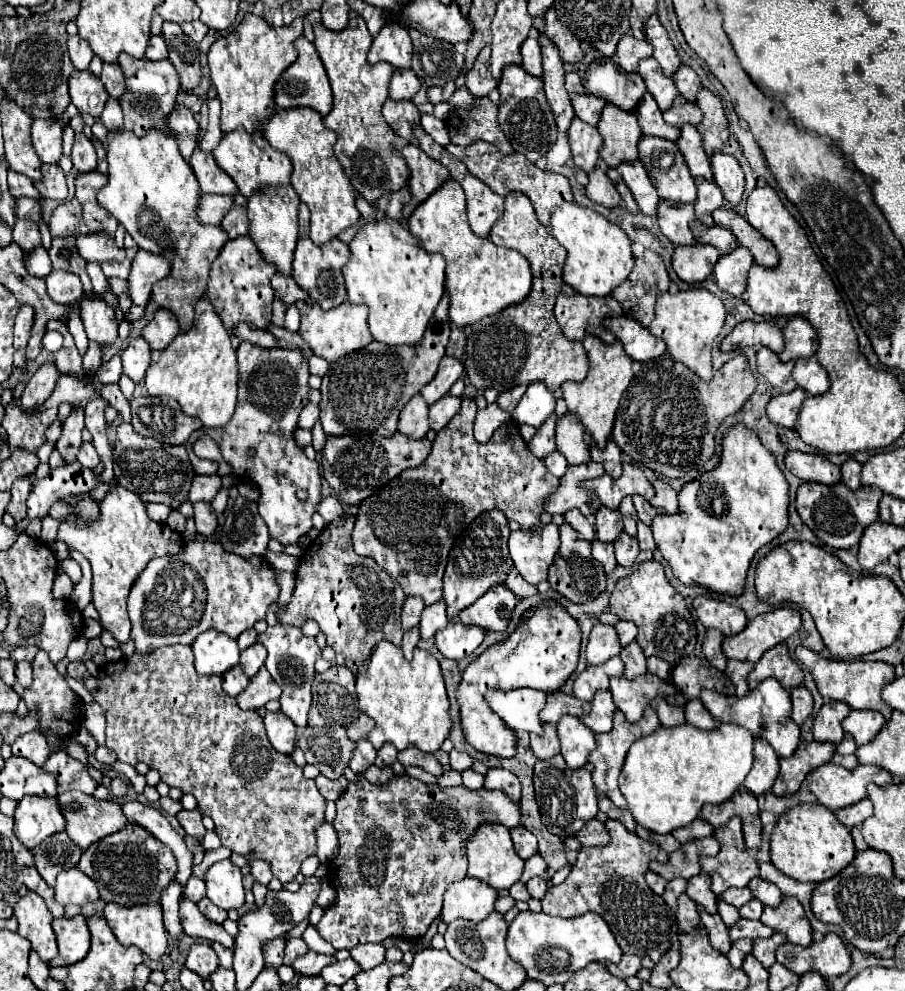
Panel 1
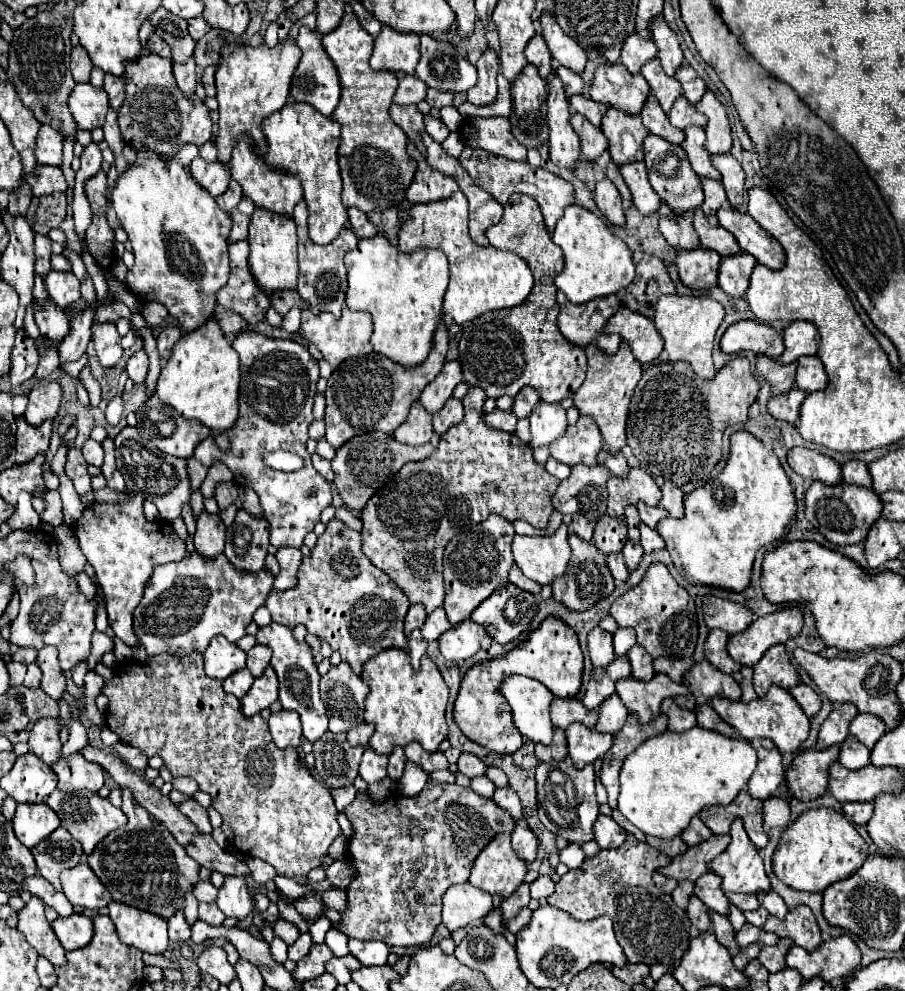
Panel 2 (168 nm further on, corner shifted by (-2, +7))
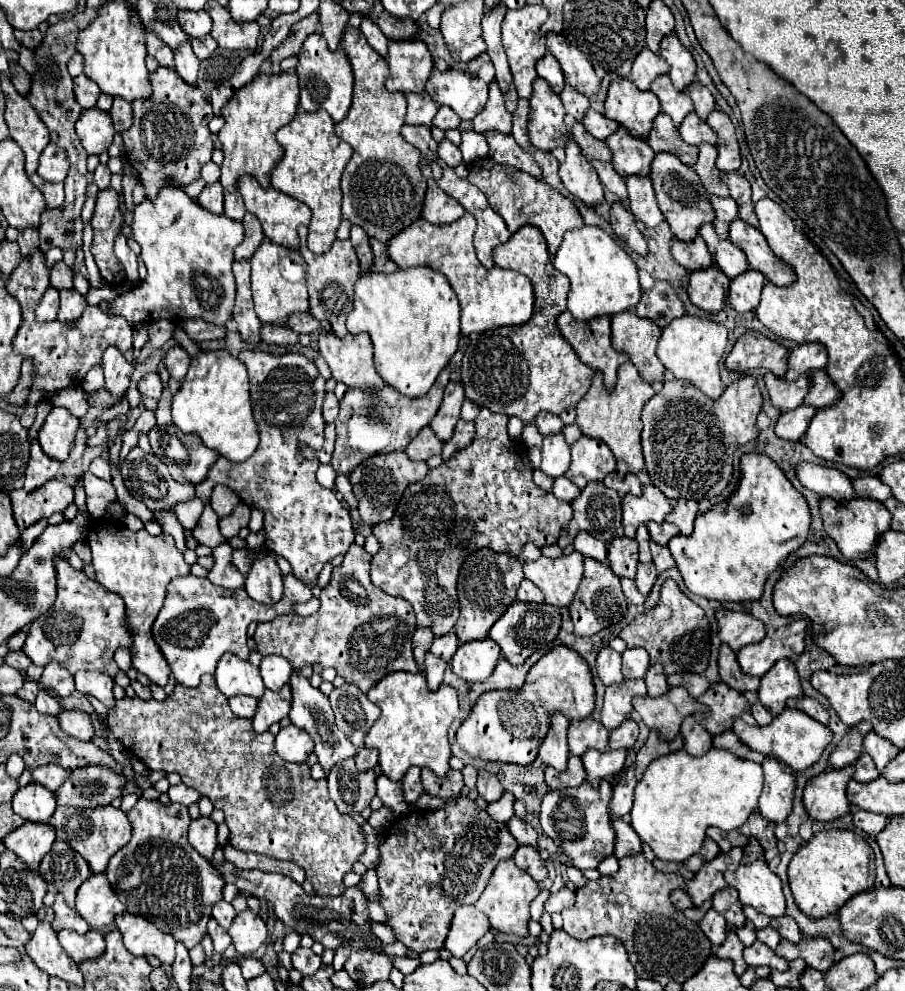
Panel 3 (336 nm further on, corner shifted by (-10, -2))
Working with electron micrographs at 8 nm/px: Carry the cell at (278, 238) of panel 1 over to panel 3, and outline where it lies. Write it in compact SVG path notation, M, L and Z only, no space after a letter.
M262 241L260 249L252 255L252 295L254 309L258 317L266 323L282 325L294 311L308 311L308 291L306 291L306 265L298 251L284 249L284 245L272 245L272 241Z

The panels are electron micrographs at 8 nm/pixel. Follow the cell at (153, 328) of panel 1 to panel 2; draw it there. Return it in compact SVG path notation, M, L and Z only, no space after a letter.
M164 326L162 330L160 330L160 334L156 336L156 342L158 342L158 352L160 352L160 356L162 358L170 358L170 352L172 352L172 348L174 348L174 344L180 340L180 330L176 328L176 326Z

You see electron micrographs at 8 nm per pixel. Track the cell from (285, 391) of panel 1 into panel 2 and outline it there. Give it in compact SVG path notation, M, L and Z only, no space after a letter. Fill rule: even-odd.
M242 332L232 342L232 348L240 356L240 416L234 428L226 432L230 440L228 450L220 450L214 436L208 436L196 446L192 460L188 460L190 488L198 490L208 468L214 462L222 462L230 468L236 484L250 486L264 508L264 516L270 524L270 544L274 548L300 548L308 532L320 522L320 514L332 504L330 484L314 470L310 454L306 450L308 426L314 420L312 406L316 396L318 362L310 356L308 348L292 340L272 340L256 332ZM288 450L304 458L304 468L298 472L280 472L262 462L266 452Z

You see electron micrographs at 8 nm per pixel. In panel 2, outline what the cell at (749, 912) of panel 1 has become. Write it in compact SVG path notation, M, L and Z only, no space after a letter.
M758 908L756 912L744 912L744 916L746 916L746 922L762 928L764 922L766 922L766 918L768 918L768 912L764 912L764 908Z

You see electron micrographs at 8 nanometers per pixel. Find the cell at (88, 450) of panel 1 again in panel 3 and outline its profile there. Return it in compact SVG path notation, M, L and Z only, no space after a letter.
M96 457L92 463L90 463L90 473L94 473L96 477L104 479L104 481L110 481L110 467L106 461L102 461L100 457Z

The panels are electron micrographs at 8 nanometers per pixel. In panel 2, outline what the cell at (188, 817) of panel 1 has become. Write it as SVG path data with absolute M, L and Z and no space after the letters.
M186 800L184 804L178 806L180 812L202 832L202 834L210 834L212 832L212 826L210 826L210 820L208 820L208 812L206 808L202 808L196 800Z

